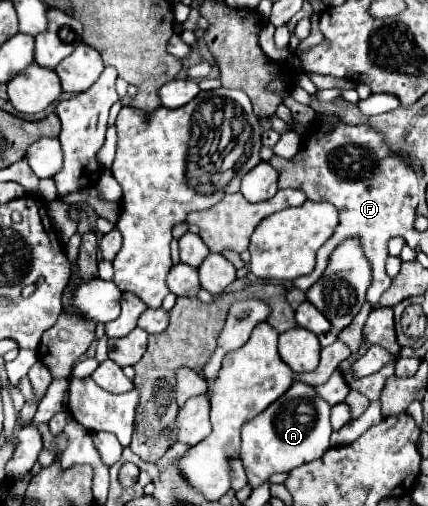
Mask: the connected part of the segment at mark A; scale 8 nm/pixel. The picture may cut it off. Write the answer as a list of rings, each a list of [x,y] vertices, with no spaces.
[[[293,383],[287,393],[283,393],[269,409],[247,421],[241,429],[241,453],[247,479],[251,487],[265,483],[273,473],[289,473],[291,469],[319,459],[331,445],[331,423],[329,423],[331,407],[317,399],[313,387],[303,383]]]

